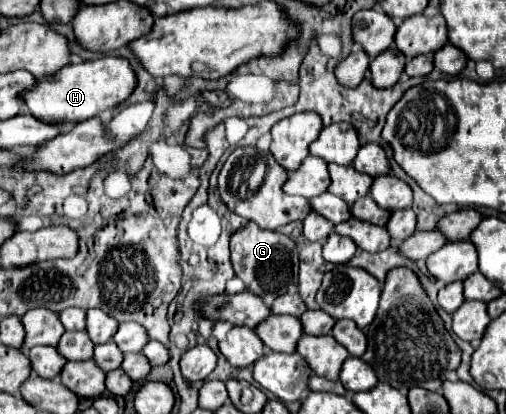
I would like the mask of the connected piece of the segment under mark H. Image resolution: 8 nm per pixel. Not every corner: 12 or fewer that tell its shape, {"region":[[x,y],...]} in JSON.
{"region":[[127,58],[69,64],[23,94],[45,122],[83,122],[137,86]]}

